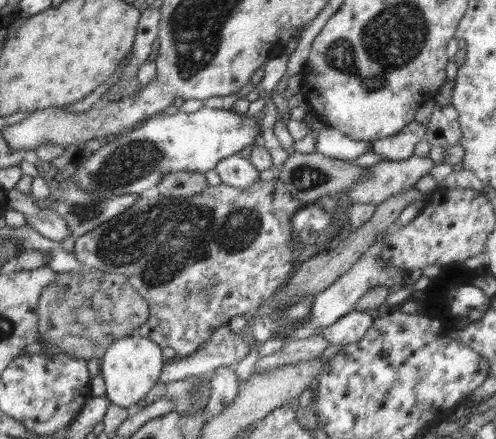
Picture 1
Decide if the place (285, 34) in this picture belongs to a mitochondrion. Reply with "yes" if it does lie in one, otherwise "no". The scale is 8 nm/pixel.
no

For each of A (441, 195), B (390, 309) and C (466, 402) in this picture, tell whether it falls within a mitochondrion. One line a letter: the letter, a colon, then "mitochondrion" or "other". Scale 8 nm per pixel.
A: other
B: other
C: other

